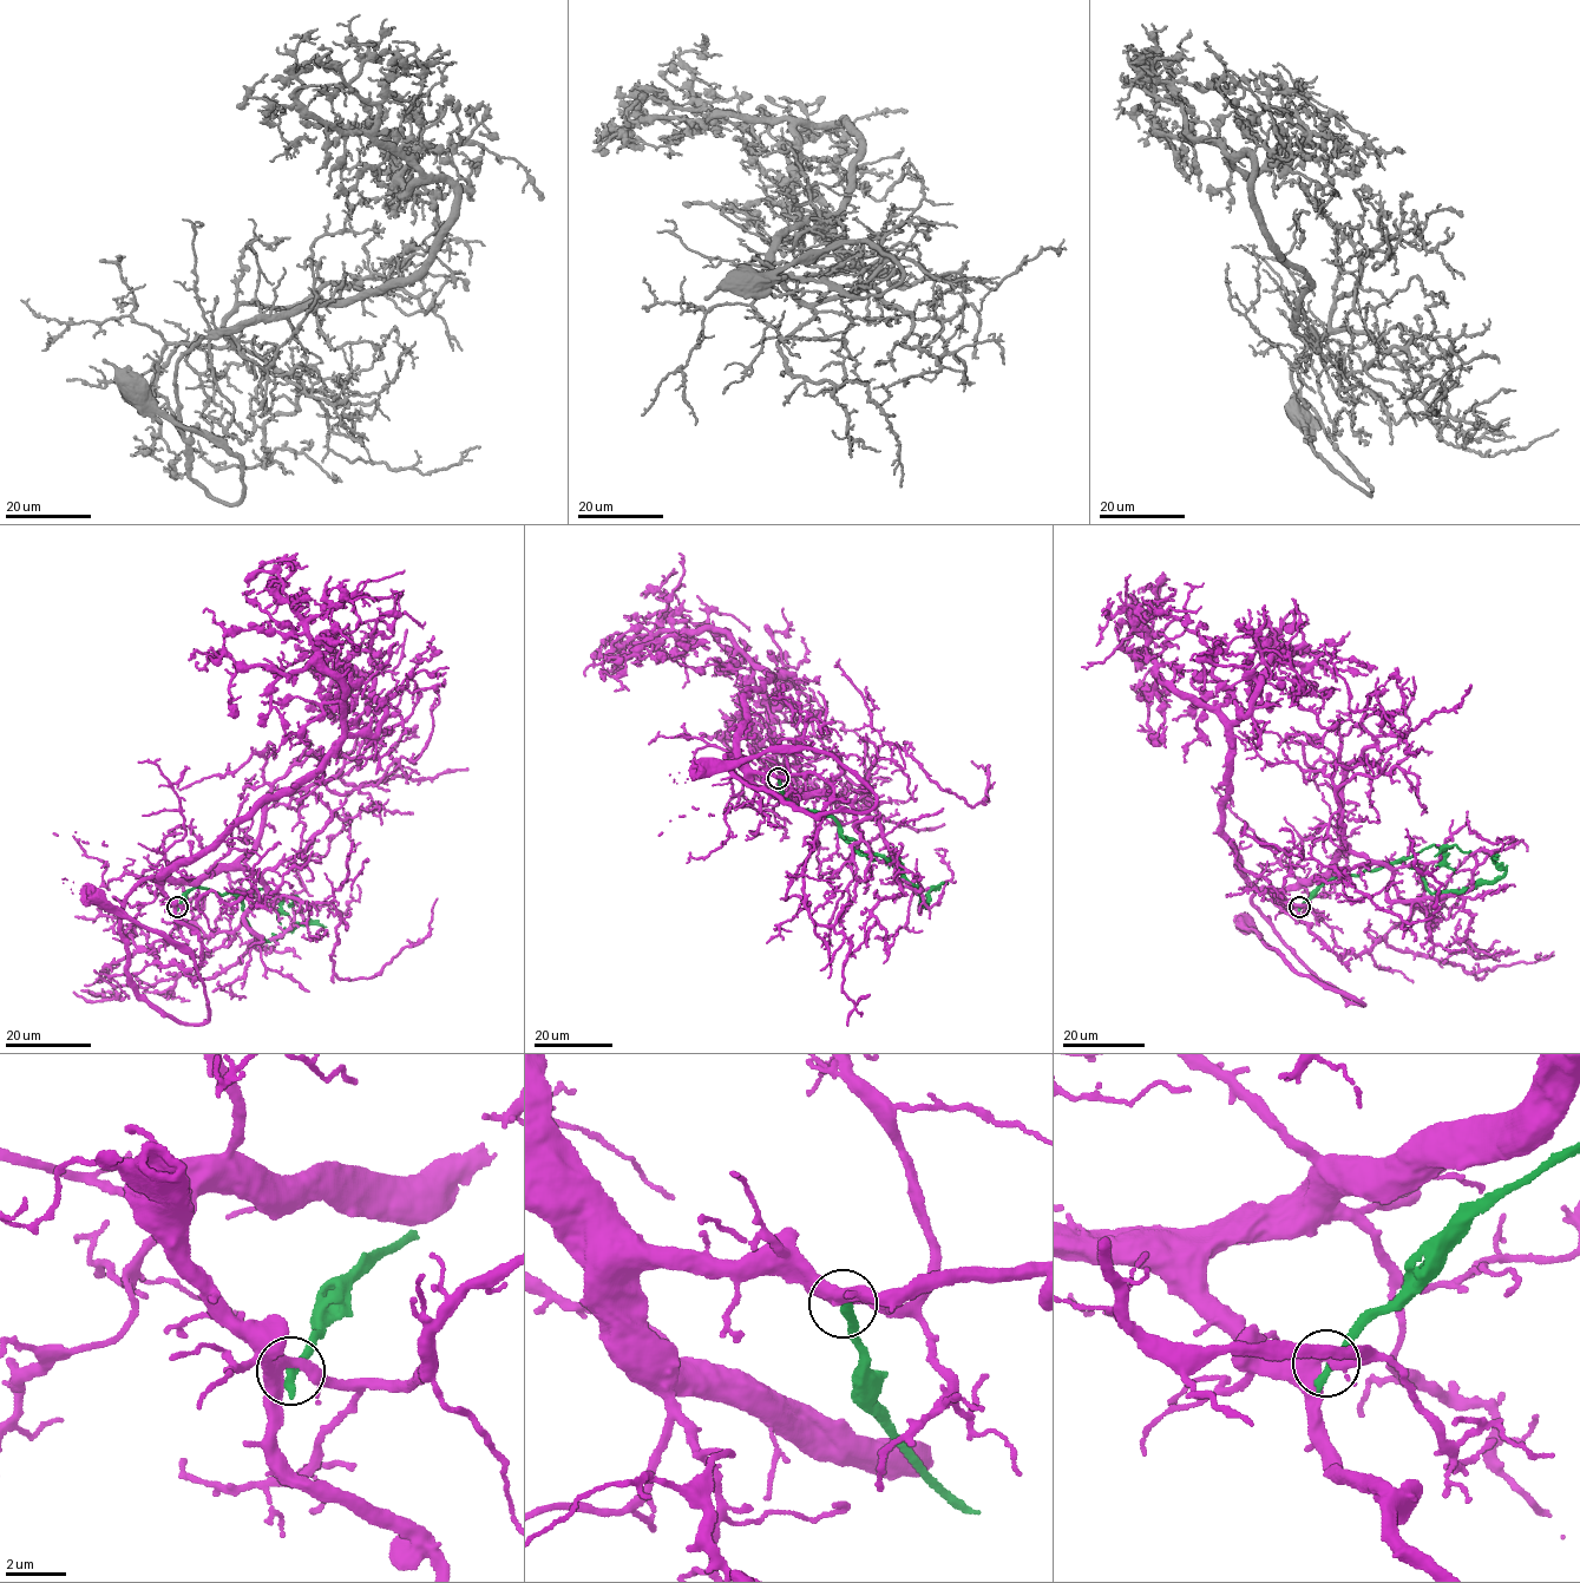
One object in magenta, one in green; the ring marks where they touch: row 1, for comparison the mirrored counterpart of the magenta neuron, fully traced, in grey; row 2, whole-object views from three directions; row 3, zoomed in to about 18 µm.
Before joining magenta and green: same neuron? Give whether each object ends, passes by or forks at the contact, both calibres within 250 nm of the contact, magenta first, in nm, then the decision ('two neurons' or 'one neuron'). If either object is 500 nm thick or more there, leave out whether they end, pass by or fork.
magenta passes by | green ends | 360/360 nm | two neurons

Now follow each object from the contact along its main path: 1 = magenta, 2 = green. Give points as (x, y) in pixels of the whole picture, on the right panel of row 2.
1: (1299, 907), (1246, 883), (1223, 828), (1224, 720), (1166, 685), (1135, 628), (1140, 604), (1172, 588)
2: (1299, 907), (1333, 877), (1402, 863), (1422, 875), (1433, 894), (1462, 891), (1501, 877), (1497, 859)

